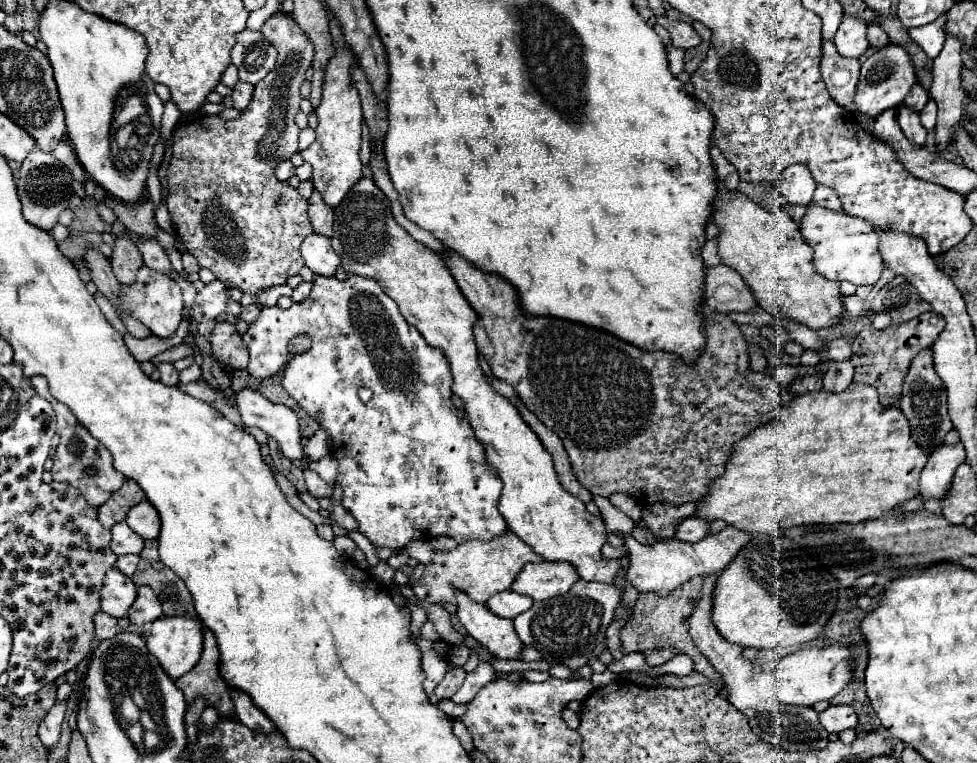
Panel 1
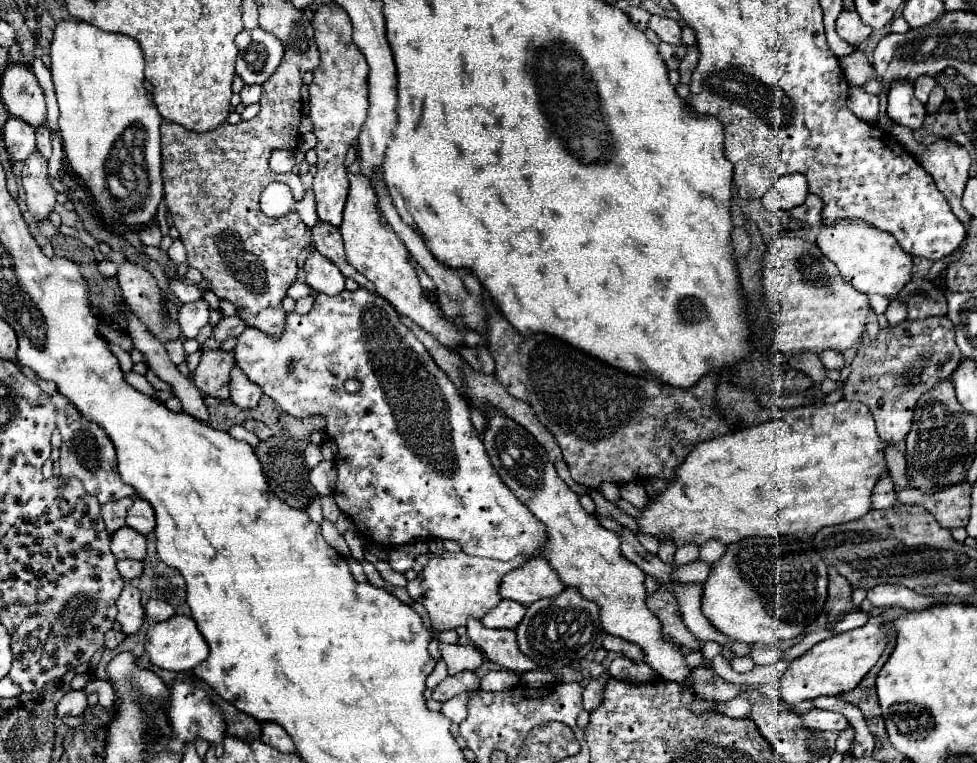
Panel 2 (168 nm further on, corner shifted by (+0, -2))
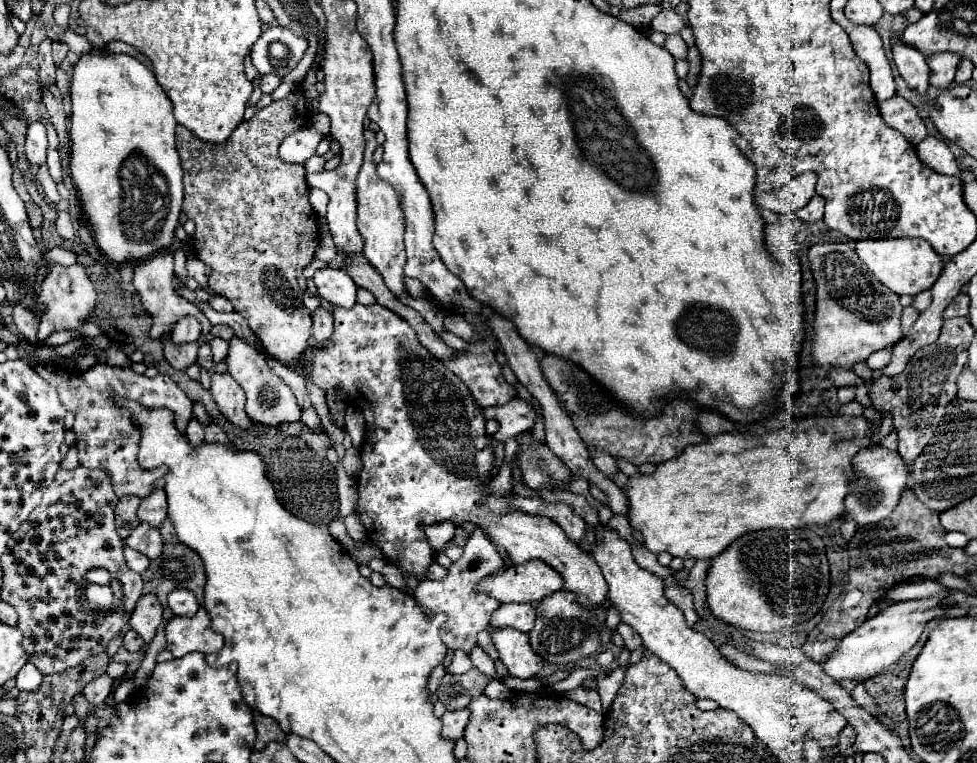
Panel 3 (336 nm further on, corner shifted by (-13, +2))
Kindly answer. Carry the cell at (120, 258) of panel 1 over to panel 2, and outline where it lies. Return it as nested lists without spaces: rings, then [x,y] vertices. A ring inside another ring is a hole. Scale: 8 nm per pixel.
[[[124,261],[118,267],[116,273],[118,285],[122,289],[122,297],[128,303],[130,311],[138,315],[138,319],[160,339],[178,339],[180,327],[172,319],[162,323],[160,321],[160,289],[156,285],[154,275],[144,269],[142,265],[136,265],[132,261]]]

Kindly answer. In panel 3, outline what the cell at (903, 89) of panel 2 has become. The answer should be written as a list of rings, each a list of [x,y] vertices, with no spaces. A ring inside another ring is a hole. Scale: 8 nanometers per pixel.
[[[893,37],[893,61],[901,77],[911,85],[911,89],[925,93],[929,87],[929,67],[925,55],[915,47],[909,47],[901,37]]]

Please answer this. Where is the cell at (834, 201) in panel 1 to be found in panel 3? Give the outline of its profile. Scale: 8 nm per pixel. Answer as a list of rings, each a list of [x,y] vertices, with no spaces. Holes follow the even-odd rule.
[[[815,195],[803,209],[797,211],[797,215],[799,215],[799,219],[803,219],[807,223],[815,223],[815,221],[823,219],[823,207],[825,207],[825,199]]]

